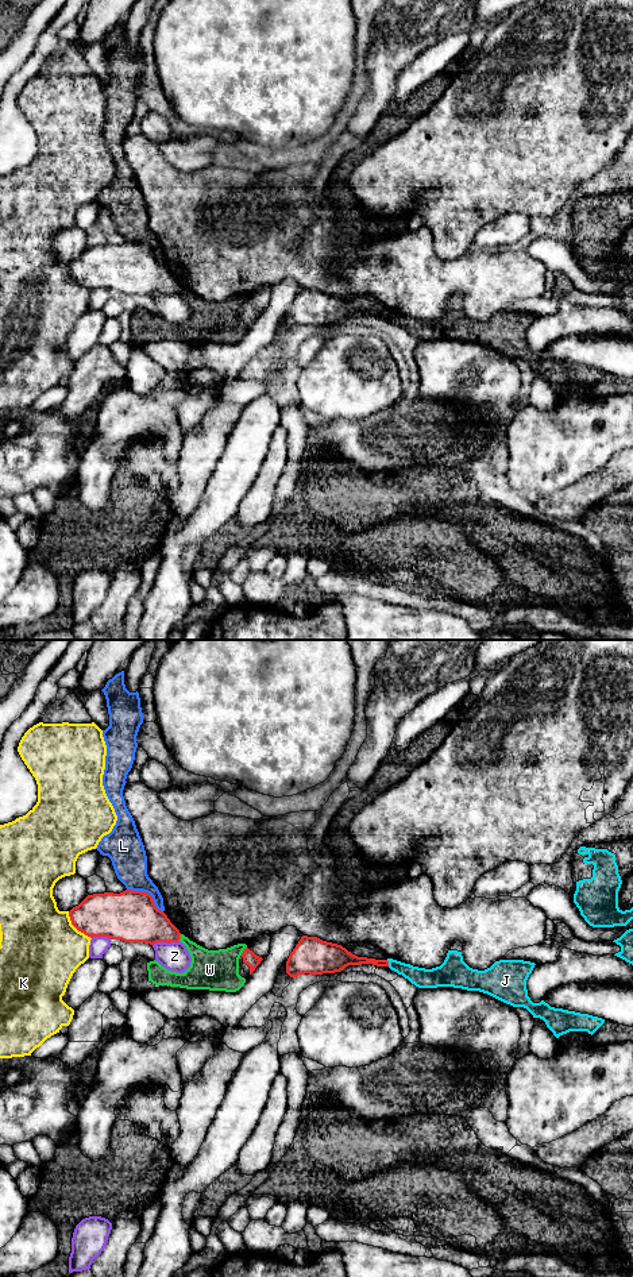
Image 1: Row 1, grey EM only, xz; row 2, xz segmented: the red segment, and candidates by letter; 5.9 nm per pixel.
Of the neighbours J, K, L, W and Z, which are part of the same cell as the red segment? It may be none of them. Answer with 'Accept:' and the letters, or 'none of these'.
Accept: none of these

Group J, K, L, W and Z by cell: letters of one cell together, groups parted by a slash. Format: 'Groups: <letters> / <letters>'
Groups: J / K / L / W / Z

